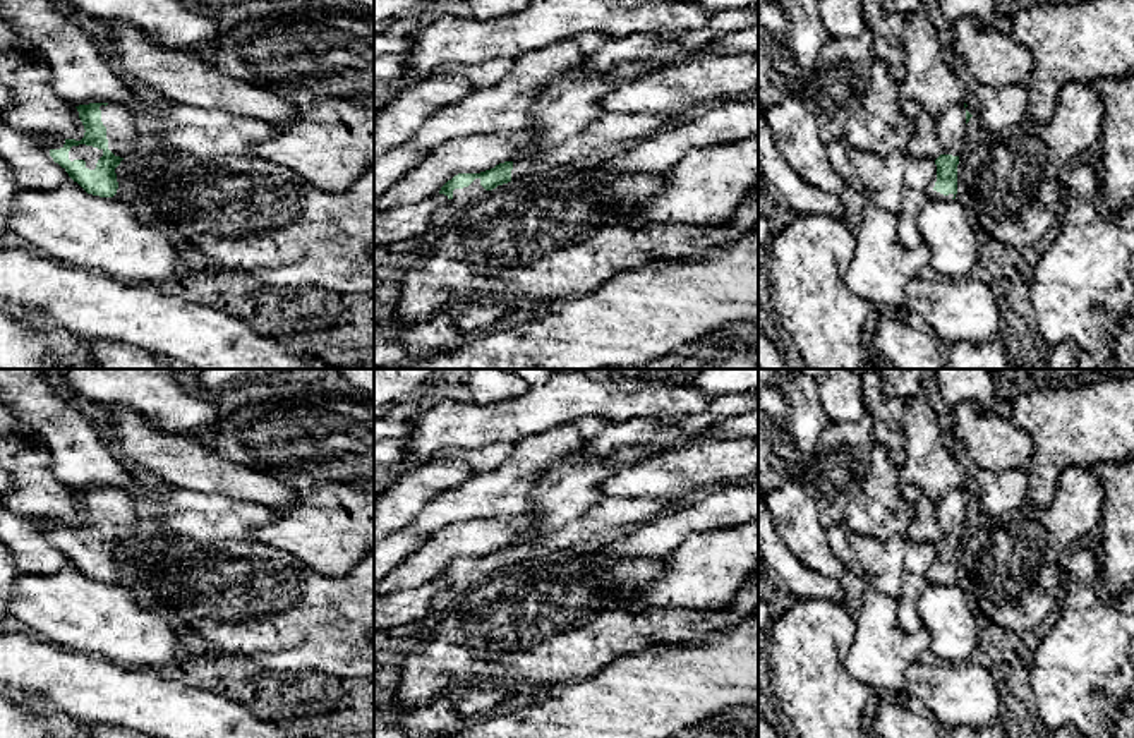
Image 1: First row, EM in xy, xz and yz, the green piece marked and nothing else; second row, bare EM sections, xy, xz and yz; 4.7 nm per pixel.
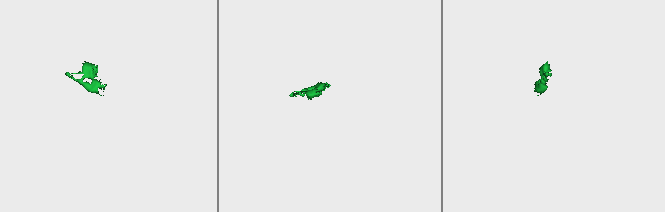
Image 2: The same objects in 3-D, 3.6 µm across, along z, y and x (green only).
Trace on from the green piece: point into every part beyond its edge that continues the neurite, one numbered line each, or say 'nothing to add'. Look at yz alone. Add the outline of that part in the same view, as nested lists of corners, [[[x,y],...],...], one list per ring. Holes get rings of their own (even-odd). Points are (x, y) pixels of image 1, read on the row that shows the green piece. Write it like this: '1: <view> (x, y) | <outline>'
1: yz (951, 126) | [[[954,105],[935,118],[942,154],[961,156],[966,134],[966,108]]]
2: yz (932, 194) | [[[937,177],[928,184],[926,187],[926,197],[928,199],[938,199],[938,201],[952,201],[954,194],[944,196],[940,192],[937,192],[935,187]]]

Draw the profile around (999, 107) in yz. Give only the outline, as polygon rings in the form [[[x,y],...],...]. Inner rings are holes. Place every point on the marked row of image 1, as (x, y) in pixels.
[[[1022,82],[988,86],[976,84],[978,108],[973,117],[986,132],[1002,132],[1028,118],[1028,89]]]

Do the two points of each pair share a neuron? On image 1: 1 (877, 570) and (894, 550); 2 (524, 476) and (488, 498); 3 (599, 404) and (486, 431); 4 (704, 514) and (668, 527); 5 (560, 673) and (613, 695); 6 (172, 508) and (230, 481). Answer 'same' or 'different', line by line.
1: same
2: same
3: same
4: same
5: different
6: different

